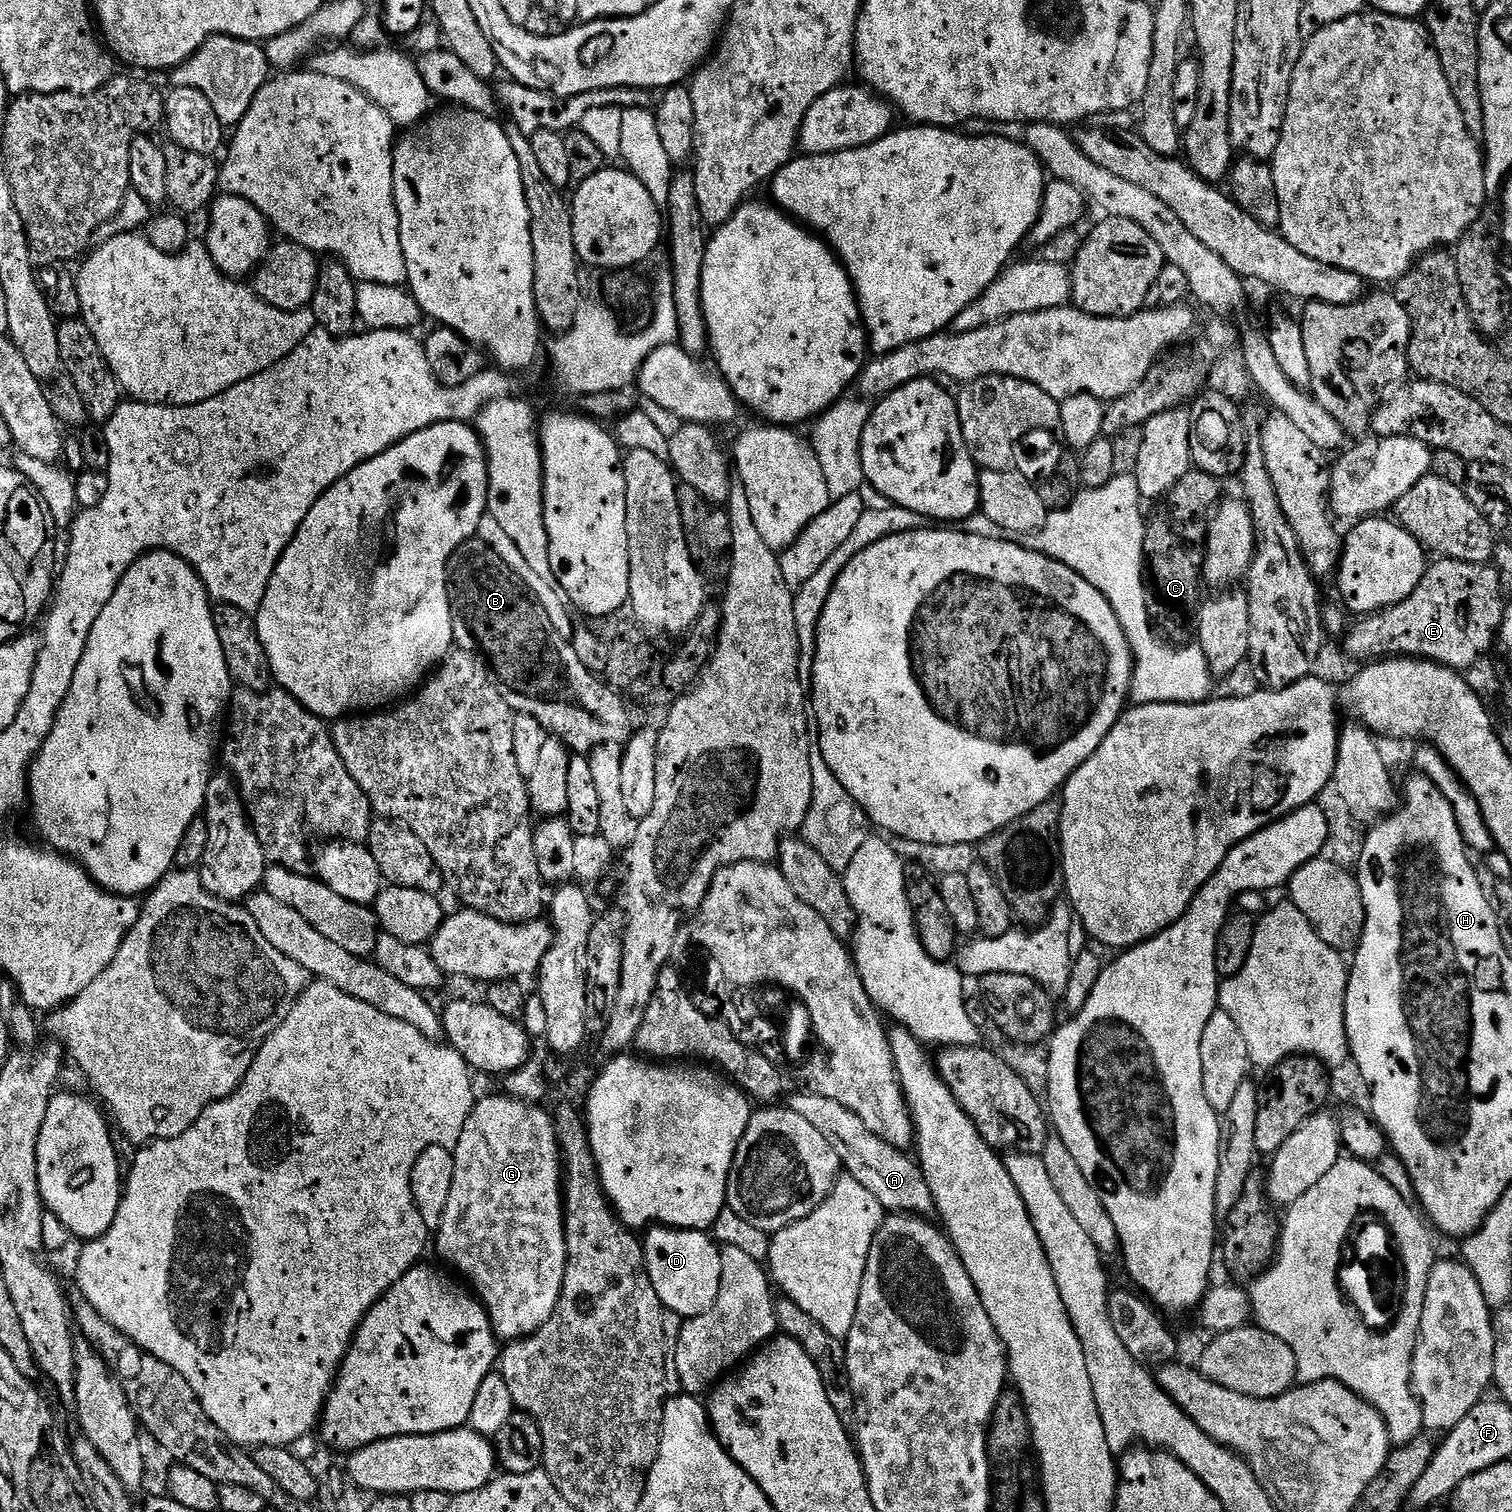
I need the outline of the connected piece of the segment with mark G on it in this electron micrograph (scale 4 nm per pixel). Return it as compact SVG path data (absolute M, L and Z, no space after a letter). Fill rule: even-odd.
M507 1094L488 1096L477 1099L472 1107L470 1118L466 1118L466 1126L462 1126L462 1138L458 1138L452 1153L454 1158L454 1183L450 1185L450 1198L446 1202L446 1214L442 1214L442 1222L434 1232L434 1248L448 1264L453 1264L465 1276L467 1287L471 1289L477 1300L483 1304L492 1323L492 1331L501 1341L521 1340L524 1336L534 1334L546 1322L550 1322L550 1314L560 1301L562 1286L566 1278L568 1265L568 1247L566 1246L566 1230L564 1229L564 1161L560 1154L560 1139L556 1137L556 1121L551 1111L547 1112L540 1104L529 1104L526 1100L518 1100Z

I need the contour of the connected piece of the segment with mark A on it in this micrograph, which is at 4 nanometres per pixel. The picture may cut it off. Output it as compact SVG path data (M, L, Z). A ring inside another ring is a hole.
M807 1090L801 1092L801 1096L790 1101L792 1111L802 1114L802 1118L806 1118L806 1122L810 1122L810 1126L814 1126L814 1130L818 1130L818 1134L822 1134L830 1146L834 1146L834 1154L838 1154L843 1171L862 1182L862 1186L866 1186L866 1190L878 1198L885 1210L892 1214L915 1214L921 1218L927 1217L928 1211L933 1211L930 1186L924 1172L907 1151L890 1146L890 1142L878 1138L878 1134L874 1134L874 1130L870 1130L866 1122L858 1118L858 1114L846 1110L846 1106L833 1102L831 1098L814 1096Z

